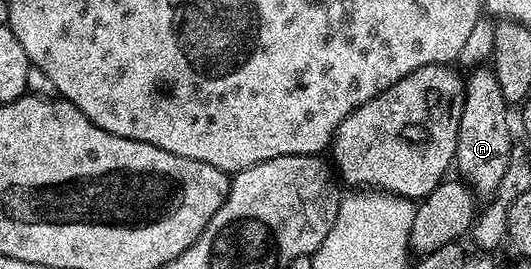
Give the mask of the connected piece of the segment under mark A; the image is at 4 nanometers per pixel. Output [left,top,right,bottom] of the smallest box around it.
[456,69,512,196]

